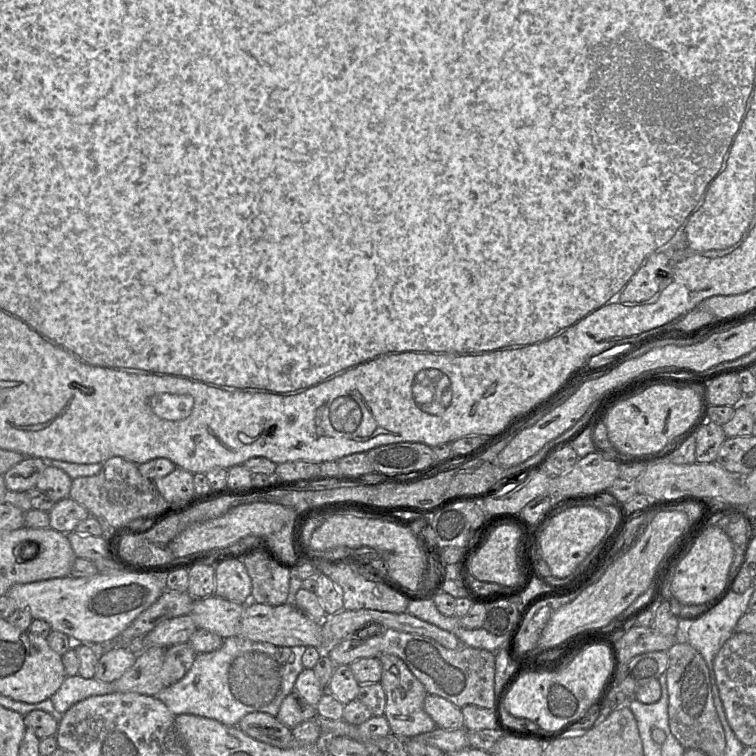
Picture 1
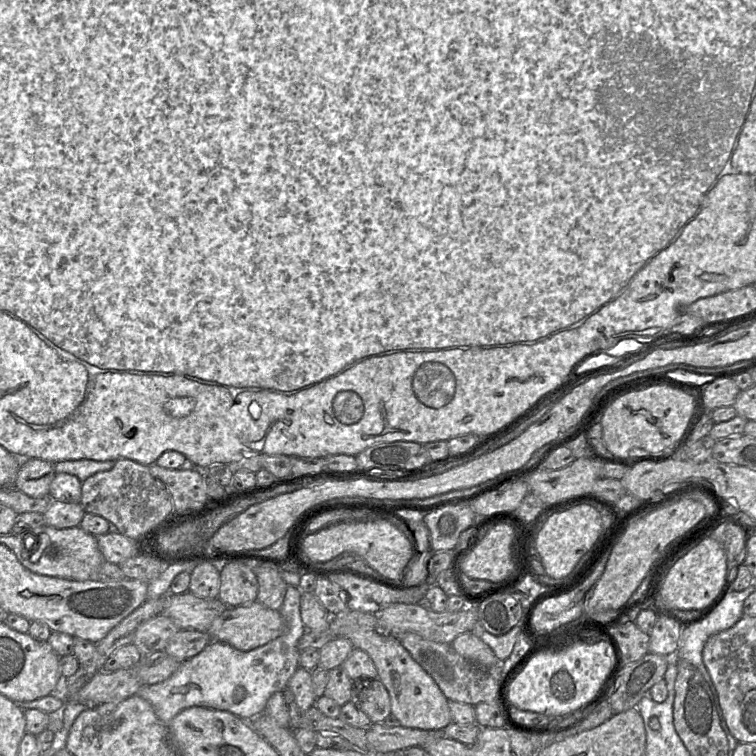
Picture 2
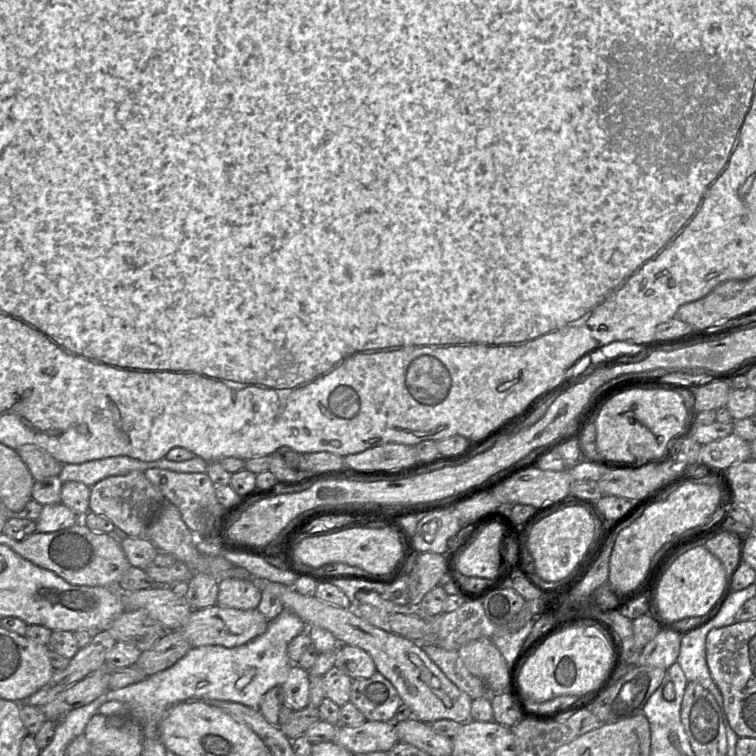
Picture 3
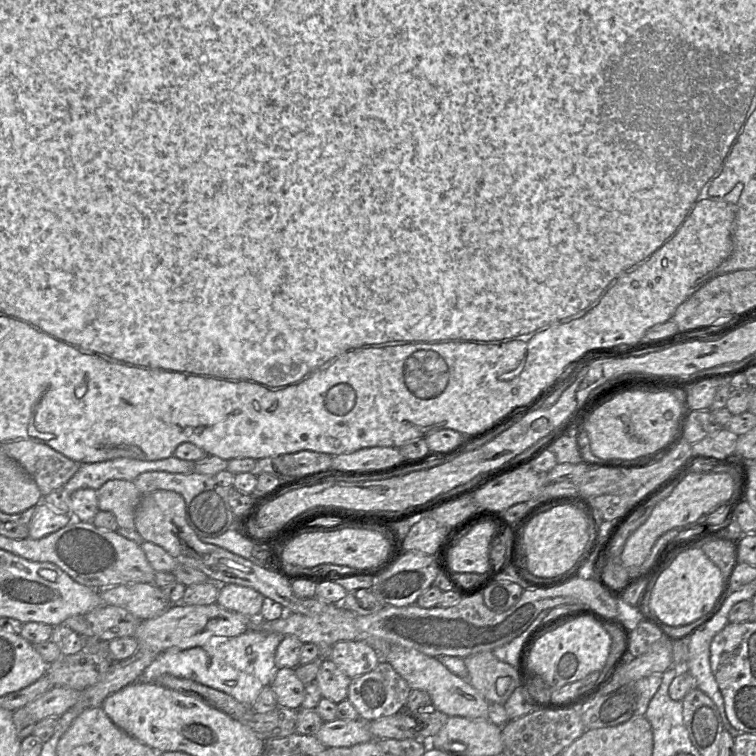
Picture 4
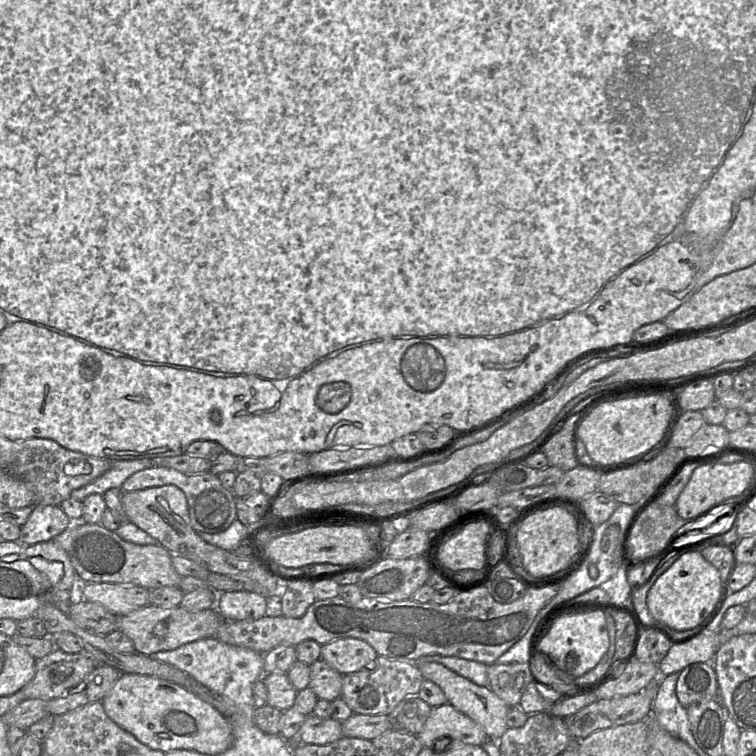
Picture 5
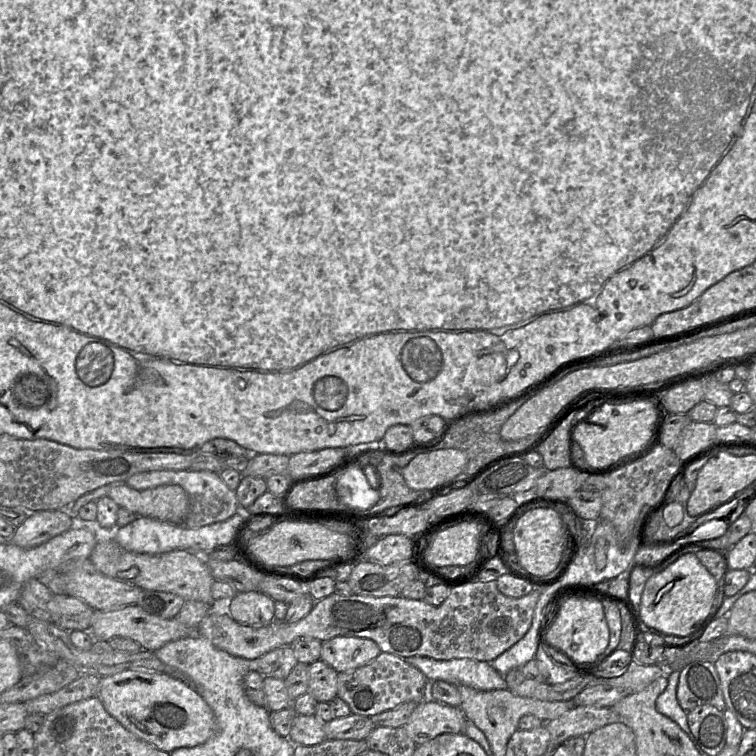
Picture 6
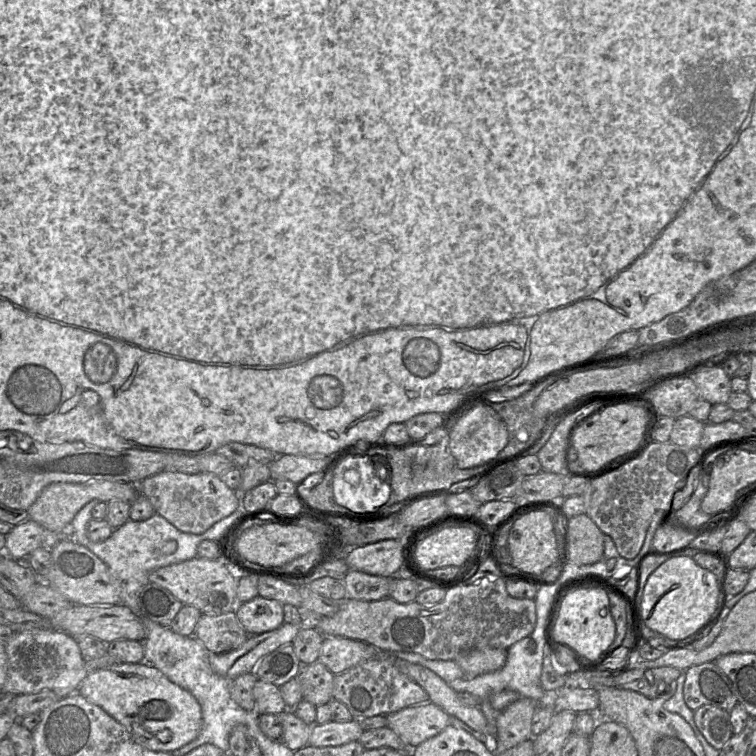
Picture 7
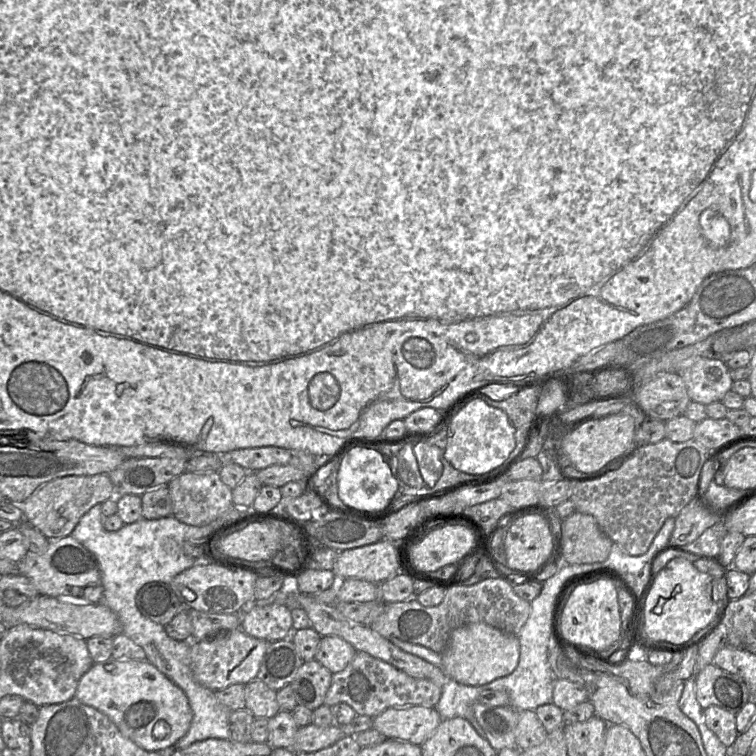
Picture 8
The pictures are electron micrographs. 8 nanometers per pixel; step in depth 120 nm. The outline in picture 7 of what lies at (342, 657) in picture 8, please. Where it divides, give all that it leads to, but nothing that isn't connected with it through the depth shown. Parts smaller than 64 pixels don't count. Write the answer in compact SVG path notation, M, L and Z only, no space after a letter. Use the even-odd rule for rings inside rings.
M342 636L324 637L318 661L334 675L371 659L377 659L375 646Z

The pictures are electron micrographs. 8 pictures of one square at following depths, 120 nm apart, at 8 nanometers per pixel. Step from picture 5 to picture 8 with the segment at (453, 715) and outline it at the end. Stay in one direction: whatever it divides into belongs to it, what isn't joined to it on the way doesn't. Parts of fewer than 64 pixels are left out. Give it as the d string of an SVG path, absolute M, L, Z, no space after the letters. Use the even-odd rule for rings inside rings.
M411 705L388 708L373 717L373 728L387 737L421 746L442 721L435 707Z

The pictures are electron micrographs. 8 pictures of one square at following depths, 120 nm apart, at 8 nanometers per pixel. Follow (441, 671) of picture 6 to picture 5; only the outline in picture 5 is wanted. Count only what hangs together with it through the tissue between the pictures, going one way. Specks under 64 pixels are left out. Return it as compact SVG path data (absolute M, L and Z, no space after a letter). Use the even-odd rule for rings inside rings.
M426 655L413 663L418 667L427 662L439 663L458 675L470 680L481 687L489 687L488 666L477 661L461 659L451 656Z

